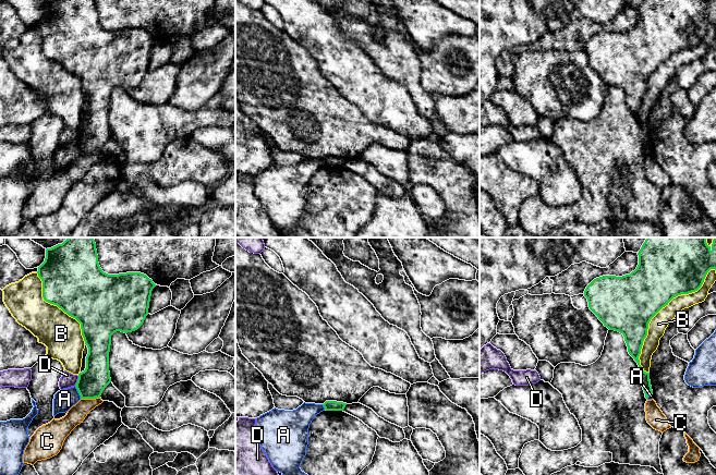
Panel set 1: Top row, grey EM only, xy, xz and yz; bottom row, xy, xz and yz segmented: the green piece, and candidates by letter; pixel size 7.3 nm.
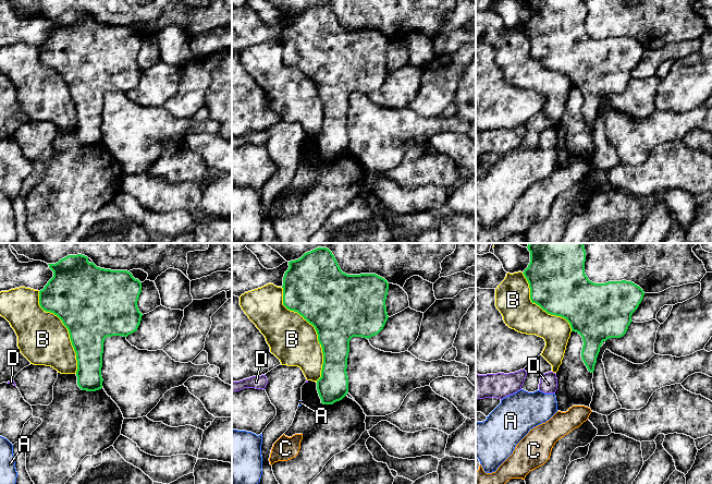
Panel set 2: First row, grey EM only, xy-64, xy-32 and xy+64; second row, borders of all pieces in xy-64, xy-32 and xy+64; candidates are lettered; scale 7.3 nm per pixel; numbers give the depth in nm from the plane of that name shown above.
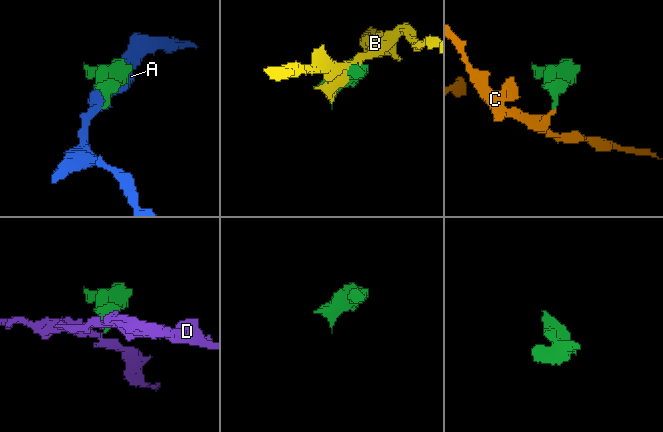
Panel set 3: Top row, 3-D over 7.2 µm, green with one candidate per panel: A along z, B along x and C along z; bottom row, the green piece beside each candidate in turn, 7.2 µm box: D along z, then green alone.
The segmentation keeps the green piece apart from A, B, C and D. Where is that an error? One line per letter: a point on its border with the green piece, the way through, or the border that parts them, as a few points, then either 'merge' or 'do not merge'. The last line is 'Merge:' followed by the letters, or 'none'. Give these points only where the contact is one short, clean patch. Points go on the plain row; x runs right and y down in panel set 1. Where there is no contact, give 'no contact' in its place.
A: meets green in xy at (79, 148); border along xy (74, 142), (81, 154); do not merge
B: meets green in yz at (659, 65); do not merge
C: meets green in xy at (89, 154); border along xy (99, 153), (81, 155); do not merge
D: meets green in xy at (77, 136); border along xy (79, 132), (74, 141); do not merge
Merge: none

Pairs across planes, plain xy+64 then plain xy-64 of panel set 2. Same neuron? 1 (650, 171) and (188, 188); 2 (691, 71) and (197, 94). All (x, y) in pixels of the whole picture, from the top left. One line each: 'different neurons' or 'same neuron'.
1: different neurons
2: same neuron

